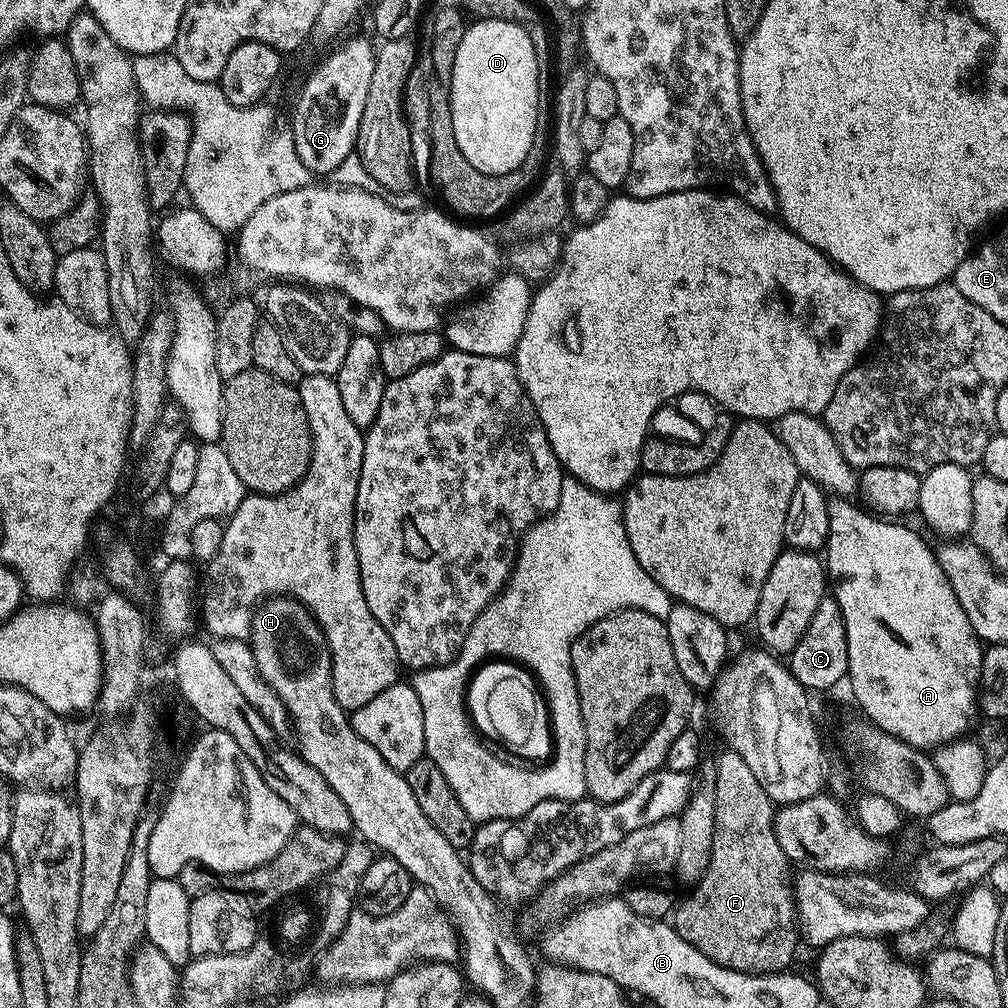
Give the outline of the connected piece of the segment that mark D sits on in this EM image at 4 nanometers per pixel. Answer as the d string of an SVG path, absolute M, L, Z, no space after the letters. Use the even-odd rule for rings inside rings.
M501 18L499 20L479 20L469 23L464 29L464 37L458 46L458 54L454 58L452 71L452 121L454 122L454 138L458 138L458 150L466 154L466 162L474 166L485 177L504 176L507 172L515 172L520 164L532 152L532 143L536 140L536 127L540 124L540 60L536 43L530 38L527 27L516 24L512 20Z

